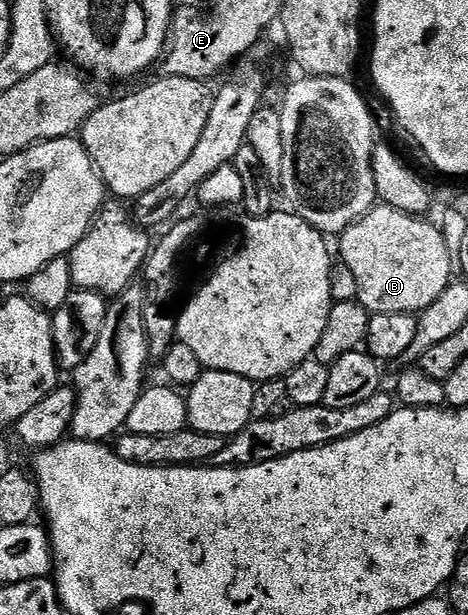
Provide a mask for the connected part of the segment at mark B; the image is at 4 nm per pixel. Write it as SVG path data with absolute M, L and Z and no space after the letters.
M376 206L364 219L341 233L341 263L352 272L358 287L358 303L372 314L404 314L412 312L420 314L452 283L450 276L450 260L452 264L452 248L446 245L446 236L434 224L429 224L422 216L410 216L389 206Z

